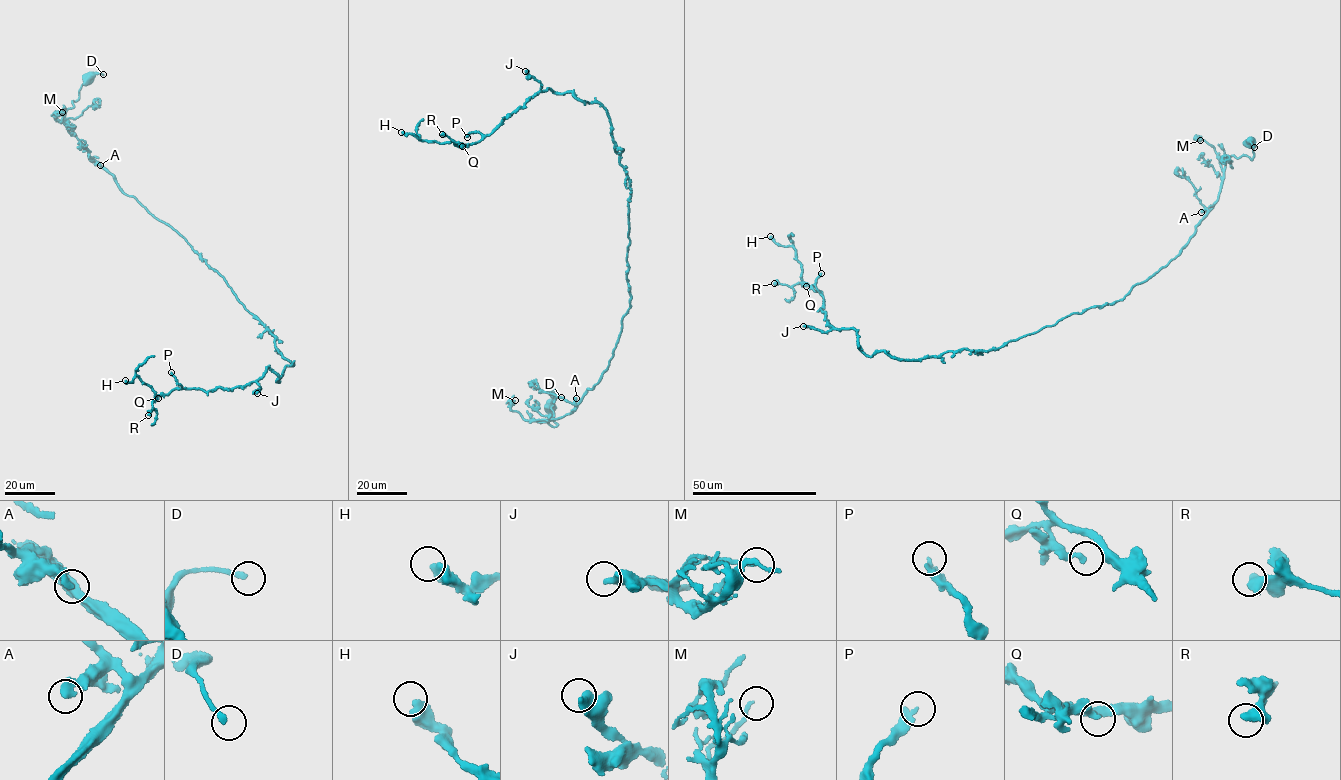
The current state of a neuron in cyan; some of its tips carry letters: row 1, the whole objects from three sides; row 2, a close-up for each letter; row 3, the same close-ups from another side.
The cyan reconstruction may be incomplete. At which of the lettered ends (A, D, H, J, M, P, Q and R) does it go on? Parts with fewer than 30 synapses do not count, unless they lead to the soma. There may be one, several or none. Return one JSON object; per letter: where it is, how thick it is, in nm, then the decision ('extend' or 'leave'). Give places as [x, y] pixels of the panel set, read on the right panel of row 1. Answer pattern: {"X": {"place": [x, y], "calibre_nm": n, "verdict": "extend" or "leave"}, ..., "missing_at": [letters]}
{"A": {"place": [1201, 212], "calibre_nm": 340, "verdict": "leave"}, "D": {"place": [1254, 147], "calibre_nm": 240, "verdict": "leave"}, "H": {"place": [770, 236], "calibre_nm": 460, "verdict": "leave"}, "J": {"place": [803, 326], "calibre_nm": 400, "verdict": "leave"}, "M": {"place": [1200, 140], "calibre_nm": 130, "verdict": "leave"}, "P": {"place": [821, 273], "calibre_nm": 360, "verdict": "extend"}, "Q": {"place": [806, 286], "calibre_nm": 280, "verdict": "leave"}, "R": {"place": [774, 283], "calibre_nm": 500, "verdict": "extend"}, "missing_at": ["P", "R"]}

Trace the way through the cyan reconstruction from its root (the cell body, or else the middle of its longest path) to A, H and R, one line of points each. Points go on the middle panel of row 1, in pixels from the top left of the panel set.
A: (550, 406), (558, 424), (554, 426), (548, 420), (541, 422), (570, 413), (576, 407), (576, 398)
H: (550, 406), (554, 426), (598, 382), (630, 307), (607, 109), (547, 88), (468, 145), (401, 132)
R: (550, 406), (554, 426), (598, 382), (630, 307), (610, 118), (547, 88), (479, 141), (442, 134)

